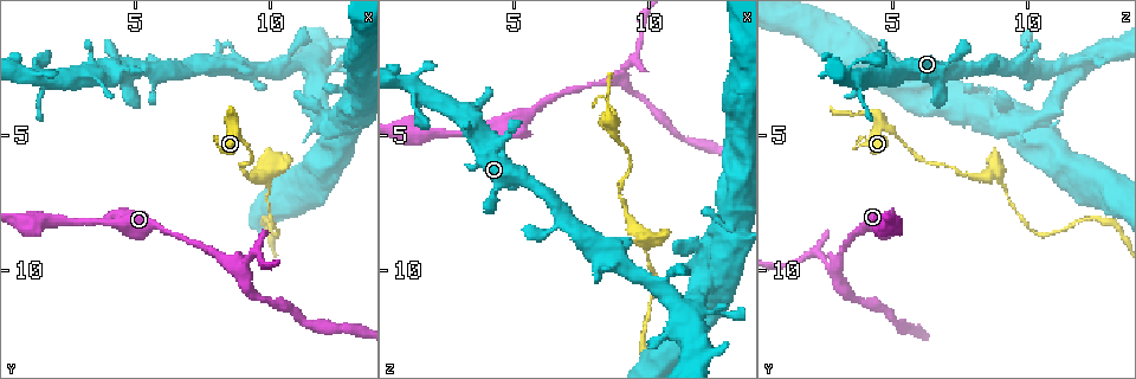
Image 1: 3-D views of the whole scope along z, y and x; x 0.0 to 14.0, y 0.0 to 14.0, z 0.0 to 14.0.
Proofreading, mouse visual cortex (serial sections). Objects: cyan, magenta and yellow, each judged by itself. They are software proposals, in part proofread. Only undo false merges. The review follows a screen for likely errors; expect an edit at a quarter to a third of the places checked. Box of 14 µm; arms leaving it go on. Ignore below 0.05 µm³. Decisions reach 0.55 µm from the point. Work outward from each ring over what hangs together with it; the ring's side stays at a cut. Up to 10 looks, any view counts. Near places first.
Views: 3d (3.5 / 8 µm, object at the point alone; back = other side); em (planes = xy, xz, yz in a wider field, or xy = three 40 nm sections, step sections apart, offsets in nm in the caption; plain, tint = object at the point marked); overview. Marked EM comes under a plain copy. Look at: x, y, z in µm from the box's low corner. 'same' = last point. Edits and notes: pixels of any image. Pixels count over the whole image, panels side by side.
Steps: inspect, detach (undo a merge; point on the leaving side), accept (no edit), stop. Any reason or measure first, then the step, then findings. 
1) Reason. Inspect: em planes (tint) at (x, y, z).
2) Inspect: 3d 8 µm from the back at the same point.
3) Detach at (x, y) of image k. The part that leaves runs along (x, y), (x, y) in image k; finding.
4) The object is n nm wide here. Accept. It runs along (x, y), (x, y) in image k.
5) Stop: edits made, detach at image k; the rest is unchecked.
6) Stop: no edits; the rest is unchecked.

Three arms meet. Inspect: 3d 8 µm at (8.7, 9.9, 2.9).

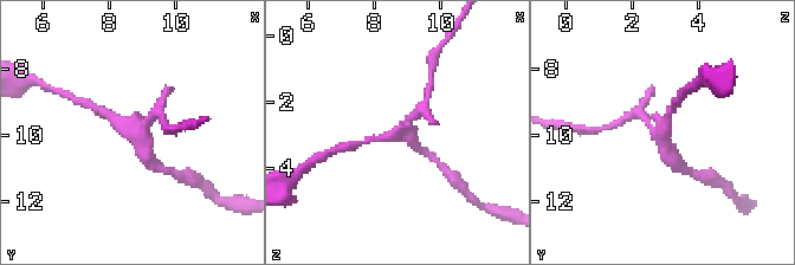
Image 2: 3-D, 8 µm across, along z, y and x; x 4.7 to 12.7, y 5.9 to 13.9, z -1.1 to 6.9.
Zoom in. Inspect: 3d 3.5 µm from the back at (8.7, 9.9, 2.9).

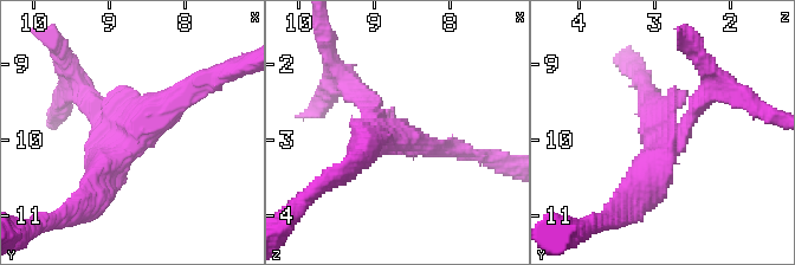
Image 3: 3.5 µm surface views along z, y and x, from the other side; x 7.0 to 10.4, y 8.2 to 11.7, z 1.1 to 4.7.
Detach at (697, 104) of image 3. A second cell is stuck on.

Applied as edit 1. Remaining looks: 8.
Sharp bend. Inspect: 3d 3.5 µm at (8.9, 5.2, 5.4).

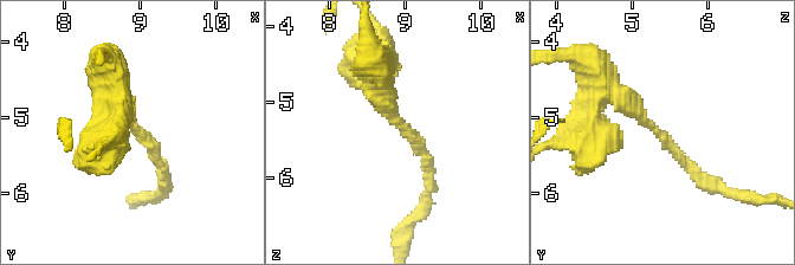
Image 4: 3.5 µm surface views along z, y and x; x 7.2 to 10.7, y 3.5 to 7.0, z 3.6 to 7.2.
The arms are 150, 300 nm wide; shape alone is not enough. Inspect: em xy step 3 (tint) at (9.00, 5.25, 5.40).

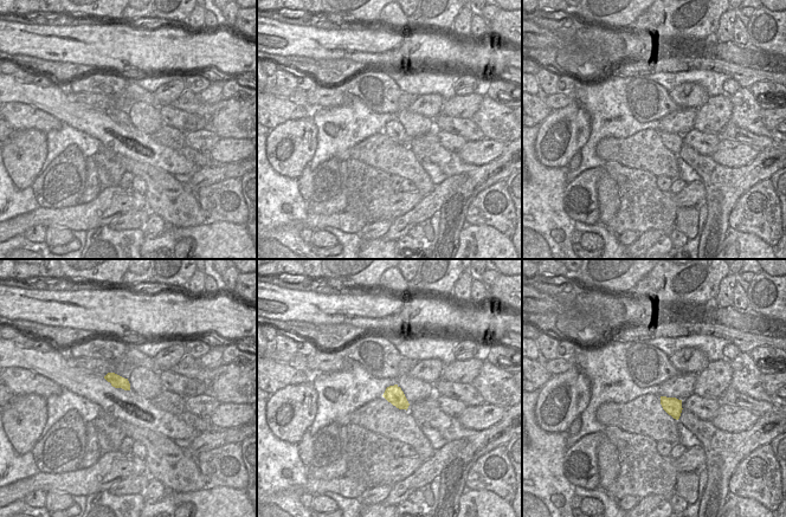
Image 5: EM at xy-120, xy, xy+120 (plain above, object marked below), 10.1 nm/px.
Accept. It runs along (603, 92), (627, 99), (712, 183) in image 4; one cell here.

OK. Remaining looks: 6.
A narrow waist. Inspect: 3d 3.5 µm from the back at (12.7, 2.7, 11.5).

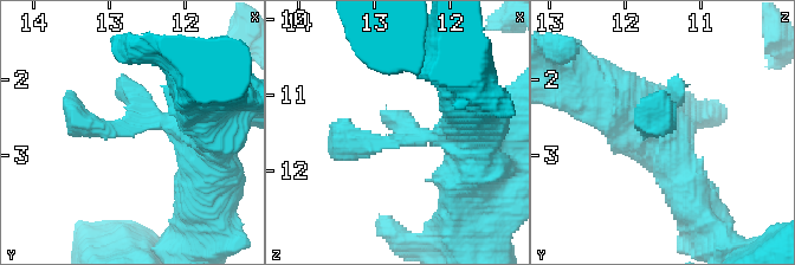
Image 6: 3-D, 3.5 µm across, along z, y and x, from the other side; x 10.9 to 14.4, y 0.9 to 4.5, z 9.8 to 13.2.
Accept. It runs along (219, 115), (99, 129), (75, 108) in image 6; all the same cell.

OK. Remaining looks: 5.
Inspect: 3d 3.5 µm at (9.9, 6.6, 9.0).

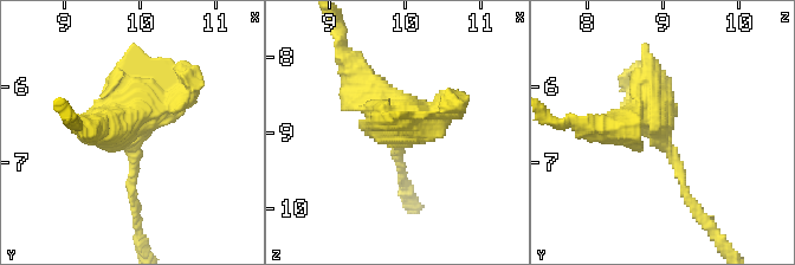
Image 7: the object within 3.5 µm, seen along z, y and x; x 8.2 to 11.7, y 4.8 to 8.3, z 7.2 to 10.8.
Inspect: em xy step 1 (tint) at (9.85, 6.65, 9.00).

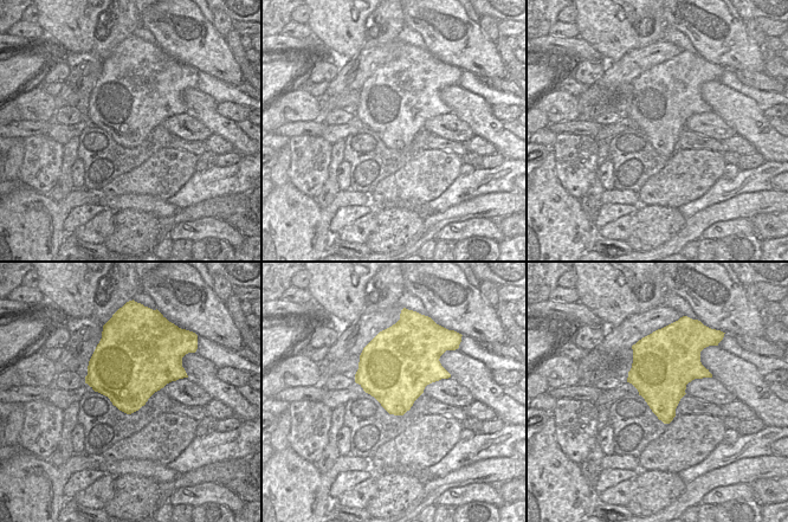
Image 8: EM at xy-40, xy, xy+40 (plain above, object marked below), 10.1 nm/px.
Detach at (465, 98) of image 7. The part that leaves runs along (166, 99), (187, 89), (176, 63) in image 7; two cells meet here.

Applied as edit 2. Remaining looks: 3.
Stop: edits made, detach at image 3, detach at image 7; the rest is unchecked.

